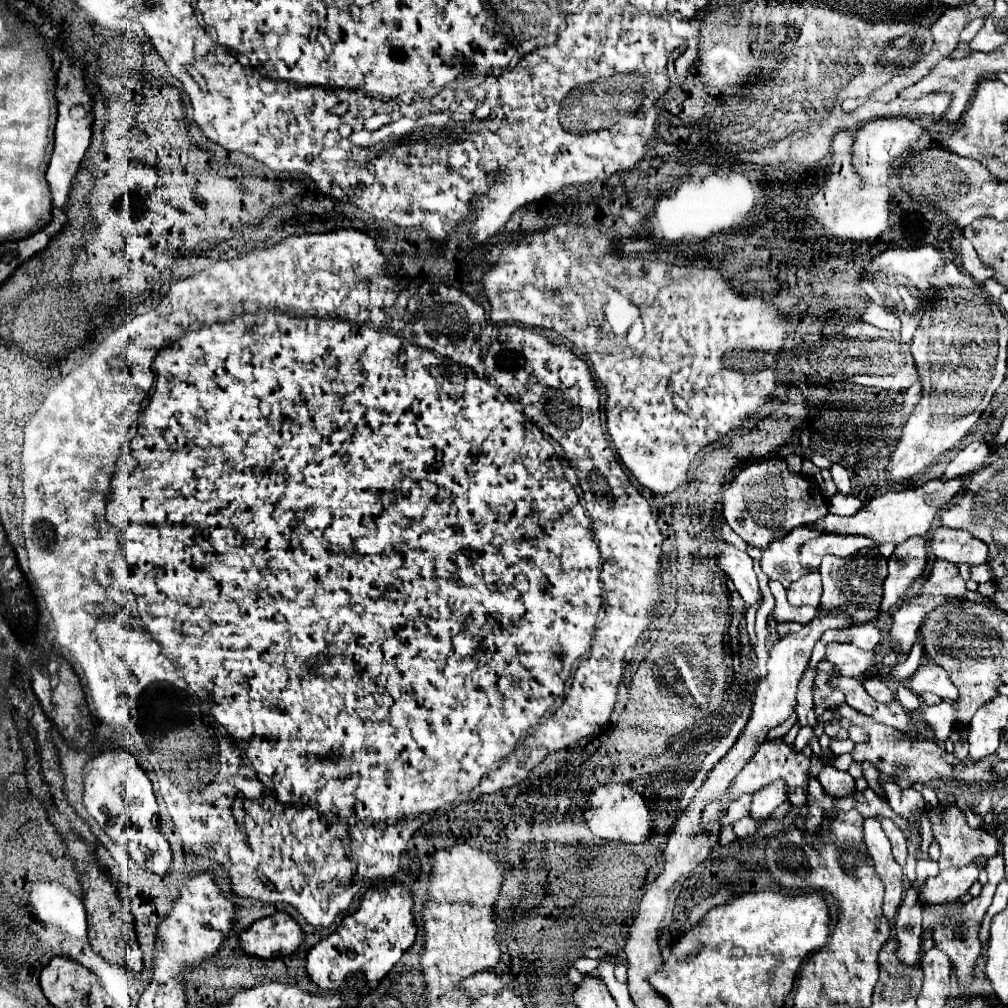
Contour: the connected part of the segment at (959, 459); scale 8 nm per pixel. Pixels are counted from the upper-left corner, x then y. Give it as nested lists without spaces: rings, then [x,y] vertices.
[[[974,441],[974,443],[970,443],[970,445],[966,445],[966,447],[954,457],[954,461],[950,461],[944,477],[966,477],[966,475],[978,471],[978,469],[984,465],[984,461],[988,459],[990,451],[992,451],[992,449],[990,449],[988,443],[984,443],[984,441]]]

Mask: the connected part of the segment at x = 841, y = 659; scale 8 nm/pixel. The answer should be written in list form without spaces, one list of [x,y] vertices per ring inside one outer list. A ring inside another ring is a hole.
[[[828,645],[826,659],[834,663],[838,675],[846,677],[862,677],[870,667],[878,665],[878,659],[874,653],[860,651],[852,645]]]

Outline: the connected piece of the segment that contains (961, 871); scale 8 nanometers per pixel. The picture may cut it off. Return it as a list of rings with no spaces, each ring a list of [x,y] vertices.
[[[976,865],[944,869],[936,877],[924,881],[920,889],[920,901],[928,905],[956,903],[978,881],[978,873],[980,873],[980,867]]]

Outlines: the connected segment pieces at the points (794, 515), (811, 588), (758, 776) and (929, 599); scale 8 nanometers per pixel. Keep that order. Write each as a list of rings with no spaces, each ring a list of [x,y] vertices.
[[[756,461],[746,463],[730,487],[722,491],[722,505],[726,523],[732,527],[732,531],[756,549],[766,549],[772,541],[786,537],[794,527],[816,523],[828,515],[828,505],[822,493],[818,493],[816,483],[798,473],[790,473],[786,465],[756,469]]]
[[[810,571],[808,575],[804,575],[802,579],[798,579],[796,583],[790,585],[788,603],[794,605],[794,607],[802,607],[802,605],[818,607],[820,605],[820,595],[822,595],[820,573],[818,571]]]
[[[782,737],[776,739],[766,739],[758,753],[752,757],[752,763],[748,763],[748,767],[744,767],[744,771],[740,771],[740,775],[736,777],[736,787],[732,787],[732,791],[728,791],[728,797],[732,801],[736,801],[738,797],[746,795],[746,793],[756,793],[762,785],[782,779],[788,785],[788,801],[796,807],[804,807],[806,805],[806,789],[808,789],[808,781],[810,781],[810,759],[814,757],[810,747],[804,747],[802,751],[796,751],[794,747],[786,745]]]
[[[918,595],[908,599],[894,615],[892,615],[892,629],[890,637],[896,643],[898,655],[908,655],[910,647],[918,641],[918,631],[924,625],[926,617],[940,605],[950,603],[950,597],[932,597],[932,595]]]

